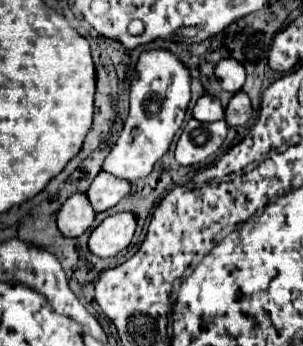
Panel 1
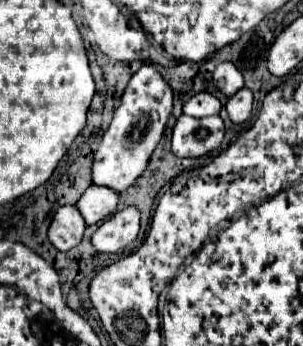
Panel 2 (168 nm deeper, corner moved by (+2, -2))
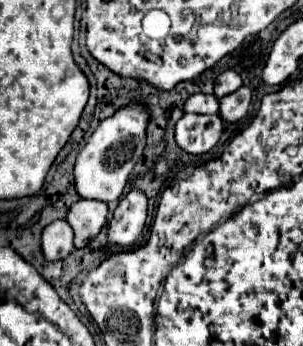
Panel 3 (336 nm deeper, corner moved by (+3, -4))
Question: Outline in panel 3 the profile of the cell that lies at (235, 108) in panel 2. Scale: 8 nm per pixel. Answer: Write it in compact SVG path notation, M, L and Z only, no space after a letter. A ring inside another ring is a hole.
M240 86L236 92L232 92L226 98L220 98L220 116L226 122L238 122L246 116L248 106L250 106L250 88L248 86Z

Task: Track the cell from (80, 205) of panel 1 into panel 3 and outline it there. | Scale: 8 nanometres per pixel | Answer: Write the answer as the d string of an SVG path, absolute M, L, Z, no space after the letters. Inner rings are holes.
M66 220L48 224L42 232L42 252L46 260L64 260L74 250L74 232Z

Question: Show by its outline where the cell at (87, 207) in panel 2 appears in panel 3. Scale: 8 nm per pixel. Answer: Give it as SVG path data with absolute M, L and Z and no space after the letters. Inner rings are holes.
M82 198L76 204L72 204L66 220L70 222L70 226L74 230L76 248L86 246L102 230L102 226L106 224L106 216L108 216L106 202Z

